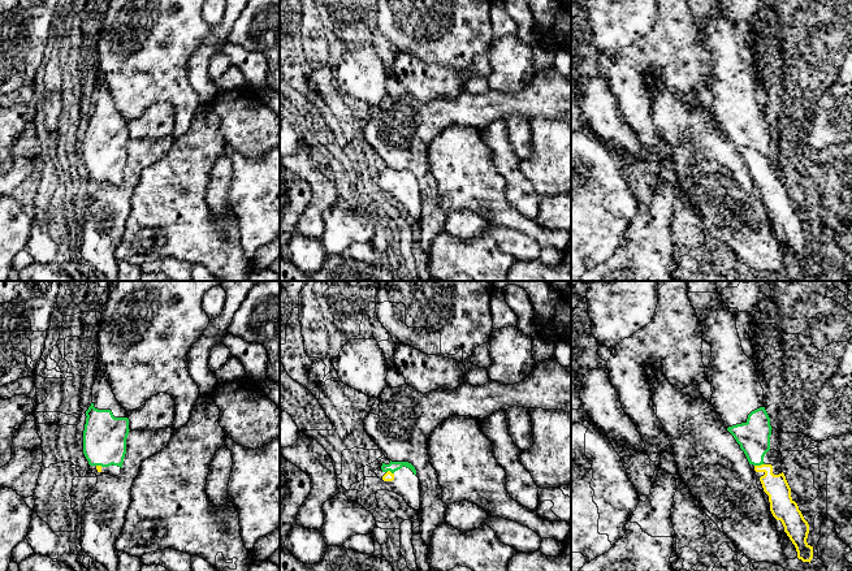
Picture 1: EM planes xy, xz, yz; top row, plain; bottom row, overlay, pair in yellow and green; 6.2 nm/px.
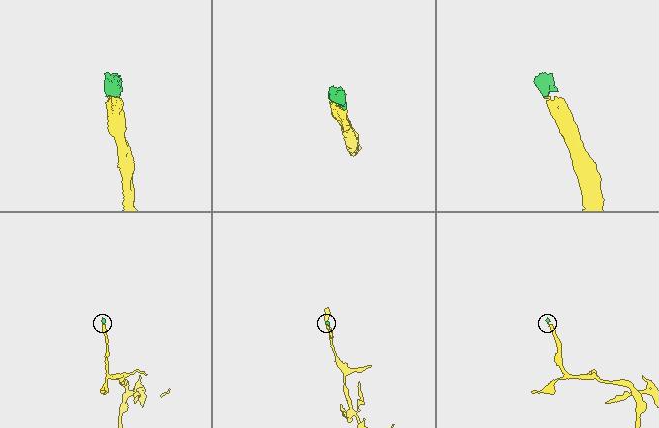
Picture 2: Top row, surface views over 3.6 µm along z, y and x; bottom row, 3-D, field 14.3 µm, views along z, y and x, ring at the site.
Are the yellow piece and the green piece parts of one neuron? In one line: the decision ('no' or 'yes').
yes

